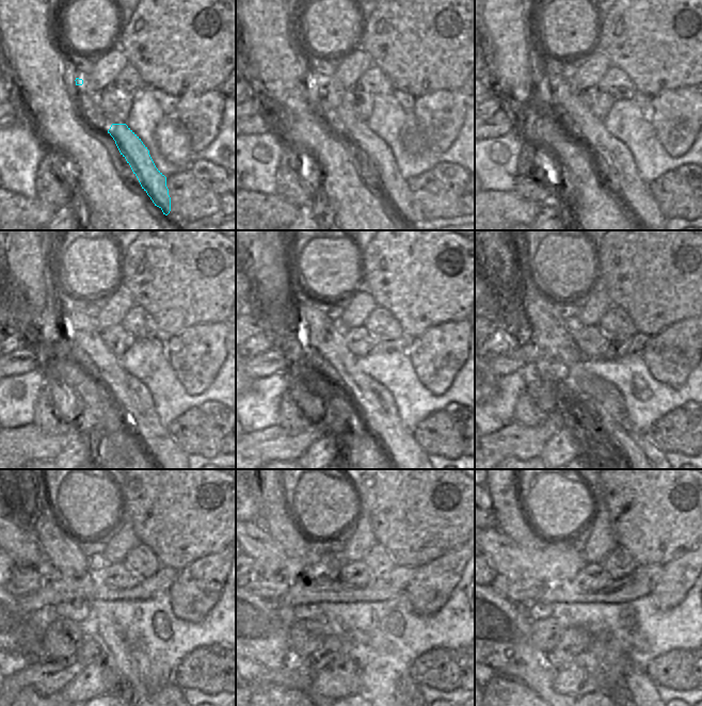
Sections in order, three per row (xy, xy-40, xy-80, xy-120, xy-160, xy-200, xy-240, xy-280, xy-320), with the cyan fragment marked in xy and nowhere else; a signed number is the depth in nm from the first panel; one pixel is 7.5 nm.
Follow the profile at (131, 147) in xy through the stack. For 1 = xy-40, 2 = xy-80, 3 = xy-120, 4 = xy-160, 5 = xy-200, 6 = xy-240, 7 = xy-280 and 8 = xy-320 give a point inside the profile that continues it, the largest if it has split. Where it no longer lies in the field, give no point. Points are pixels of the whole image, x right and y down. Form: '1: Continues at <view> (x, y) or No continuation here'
1: Continues at xy-40 (378, 155)
2: Continues at xy-80 (615, 159)
3: Continues at xy-120 (133, 398)
4: Continues at xy-160 (377, 405)
5: Continues at xy-200 (555, 336)
6: Continues at xy-240 (68, 562)
7: Continues at xy-280 (276, 519)
8: Continues at xy-320 (511, 518).

